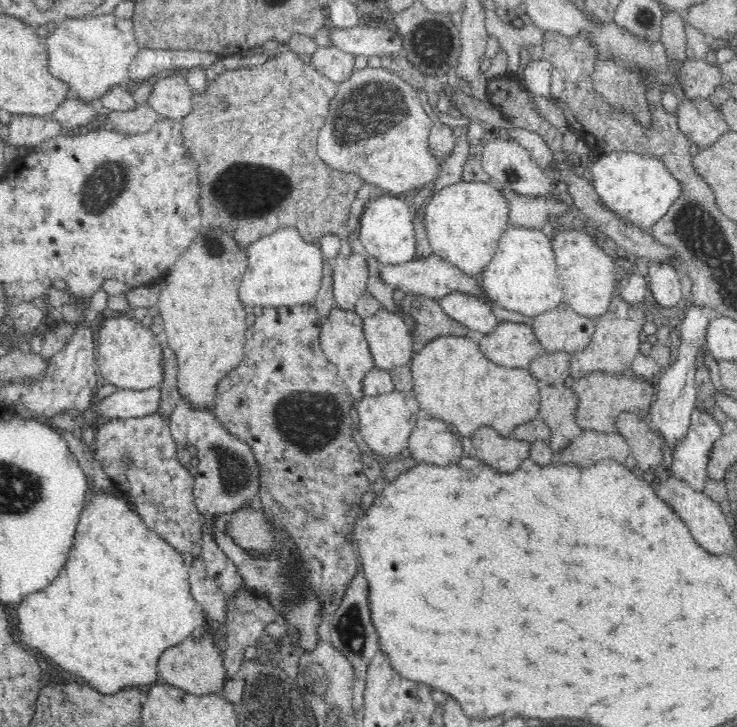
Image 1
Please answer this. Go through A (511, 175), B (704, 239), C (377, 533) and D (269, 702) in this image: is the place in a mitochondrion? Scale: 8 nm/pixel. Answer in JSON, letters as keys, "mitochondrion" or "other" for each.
{"A":"other","B":"mitochondrion","C":"other","D":"mitochondrion"}

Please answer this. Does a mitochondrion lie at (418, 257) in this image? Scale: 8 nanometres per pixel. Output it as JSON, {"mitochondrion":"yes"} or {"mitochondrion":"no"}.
{"mitochondrion":"no"}

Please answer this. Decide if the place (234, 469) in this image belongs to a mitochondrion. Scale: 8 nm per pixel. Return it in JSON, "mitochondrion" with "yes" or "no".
{"mitochondrion":"yes"}

